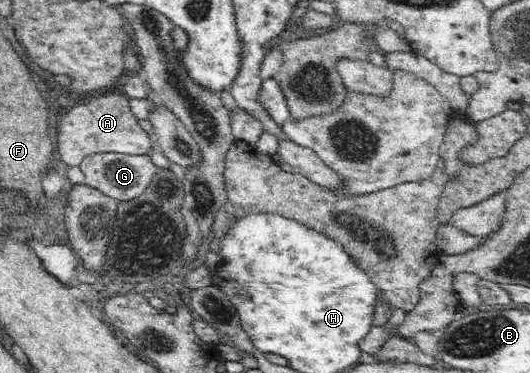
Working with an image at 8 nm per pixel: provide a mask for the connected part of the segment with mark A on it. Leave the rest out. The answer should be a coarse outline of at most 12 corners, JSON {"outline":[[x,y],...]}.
{"outline":[[126,95],[61,112],[60,162],[148,155],[154,141]]}

